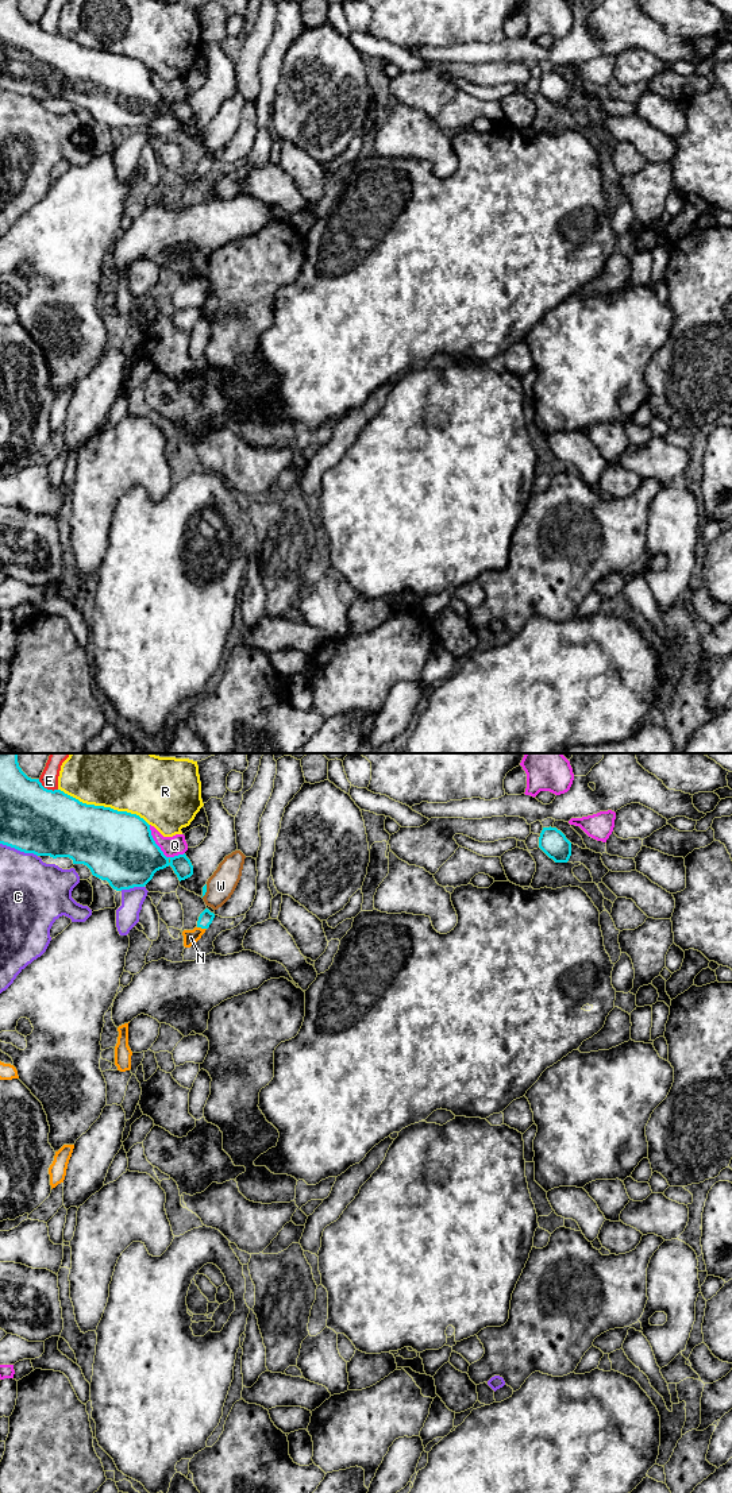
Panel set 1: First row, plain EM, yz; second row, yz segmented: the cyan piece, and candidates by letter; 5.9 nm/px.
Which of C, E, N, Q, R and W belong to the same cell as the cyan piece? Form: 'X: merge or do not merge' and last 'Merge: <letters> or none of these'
C: do not merge
E: do not merge
N: merge
Q: do not merge
R: do not merge
W: do not merge
Merge: N

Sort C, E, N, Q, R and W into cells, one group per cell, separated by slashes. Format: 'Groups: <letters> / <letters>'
Groups: C / E / N / Q / R / W

